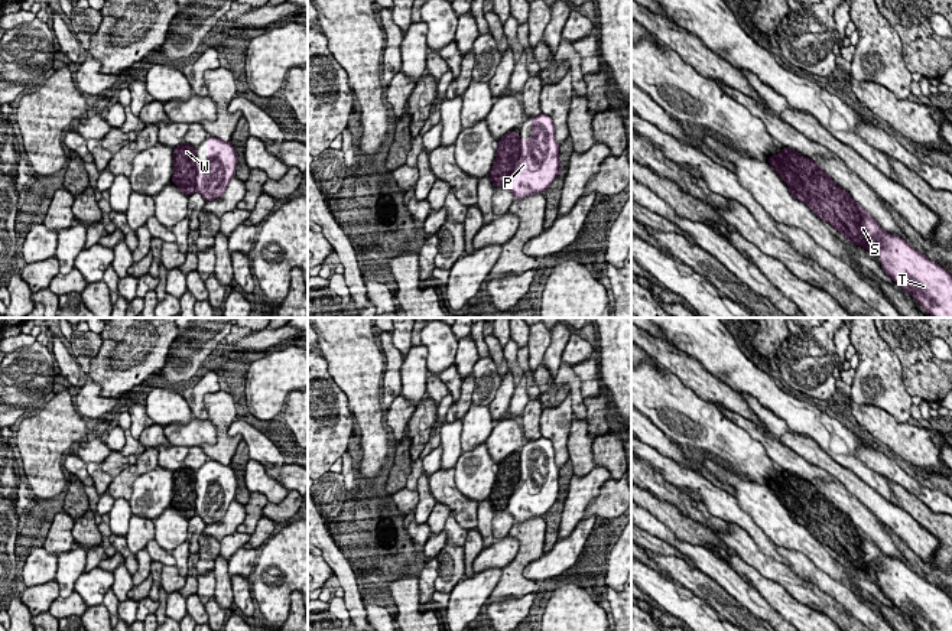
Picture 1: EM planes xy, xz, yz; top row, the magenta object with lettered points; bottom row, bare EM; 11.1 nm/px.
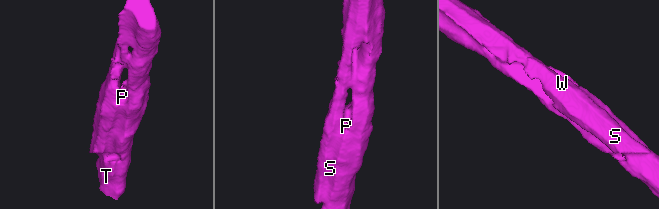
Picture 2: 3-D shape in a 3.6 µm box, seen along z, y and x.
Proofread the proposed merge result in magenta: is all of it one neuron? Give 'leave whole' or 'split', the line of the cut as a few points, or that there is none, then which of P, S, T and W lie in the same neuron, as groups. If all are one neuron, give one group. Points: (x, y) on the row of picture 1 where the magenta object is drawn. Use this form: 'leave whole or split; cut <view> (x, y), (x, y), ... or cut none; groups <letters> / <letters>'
split; cut xy (195, 150), (192, 163), (182, 168), (171, 181); groups P S T / W

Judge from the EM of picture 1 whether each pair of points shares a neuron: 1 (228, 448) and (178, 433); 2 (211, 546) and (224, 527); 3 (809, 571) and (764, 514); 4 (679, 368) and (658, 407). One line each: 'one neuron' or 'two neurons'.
1: two neurons
2: two neurons
3: two neurons
4: two neurons

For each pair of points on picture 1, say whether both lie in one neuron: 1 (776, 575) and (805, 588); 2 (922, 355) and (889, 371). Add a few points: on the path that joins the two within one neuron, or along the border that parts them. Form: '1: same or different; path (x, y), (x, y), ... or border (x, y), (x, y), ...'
1: same; path (783, 575), (798, 588)
2: different; border (881, 338), (897, 357), (903, 387), (912, 396)

